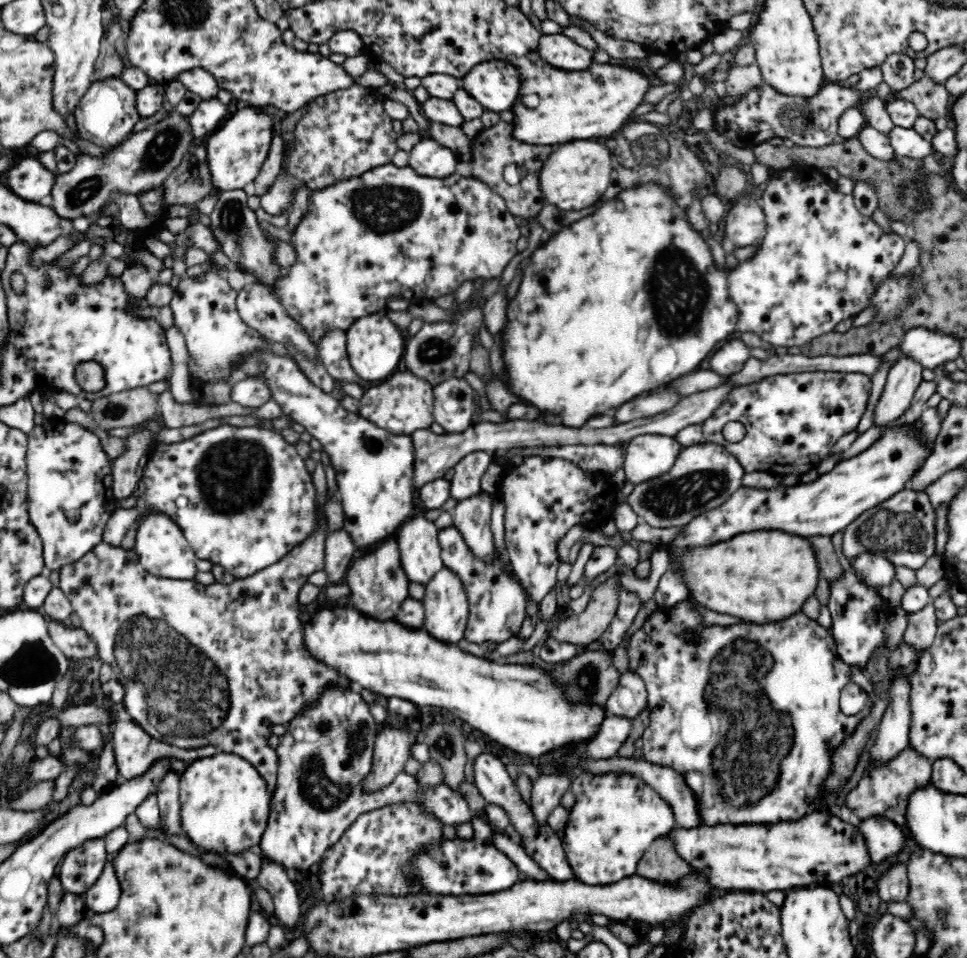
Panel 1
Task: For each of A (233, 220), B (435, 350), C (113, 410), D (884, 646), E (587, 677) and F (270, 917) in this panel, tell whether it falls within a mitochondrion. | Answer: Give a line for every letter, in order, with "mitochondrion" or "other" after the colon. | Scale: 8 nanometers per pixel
A: mitochondrion
B: mitochondrion
C: mitochondrion
D: other
E: mitochondrion
F: other

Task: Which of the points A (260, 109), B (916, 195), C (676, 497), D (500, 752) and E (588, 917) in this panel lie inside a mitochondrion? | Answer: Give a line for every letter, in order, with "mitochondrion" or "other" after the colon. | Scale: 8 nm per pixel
A: other
B: mitochondrion
C: mitochondrion
D: other
E: other

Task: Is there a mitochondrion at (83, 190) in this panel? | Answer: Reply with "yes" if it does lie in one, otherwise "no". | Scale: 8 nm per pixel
yes

